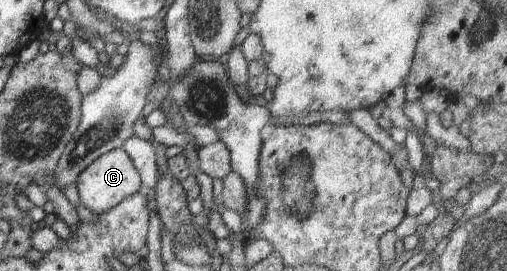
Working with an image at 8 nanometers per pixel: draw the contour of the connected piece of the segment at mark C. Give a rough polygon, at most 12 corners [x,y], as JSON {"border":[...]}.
{"border":[[122,148],[77,177],[81,204],[98,216],[144,191]]}

